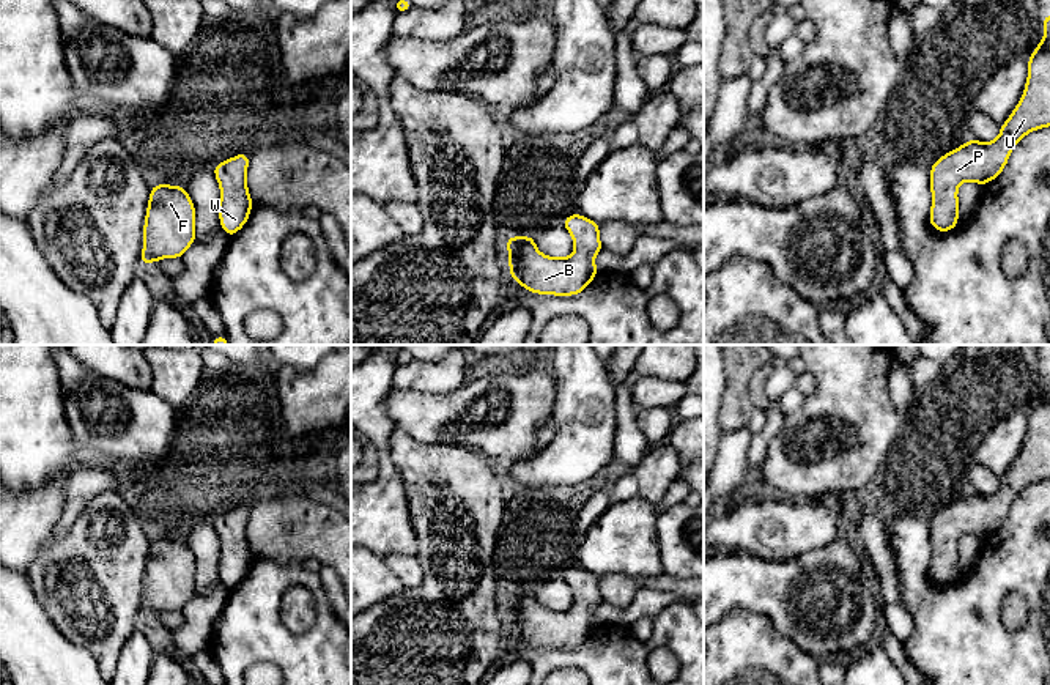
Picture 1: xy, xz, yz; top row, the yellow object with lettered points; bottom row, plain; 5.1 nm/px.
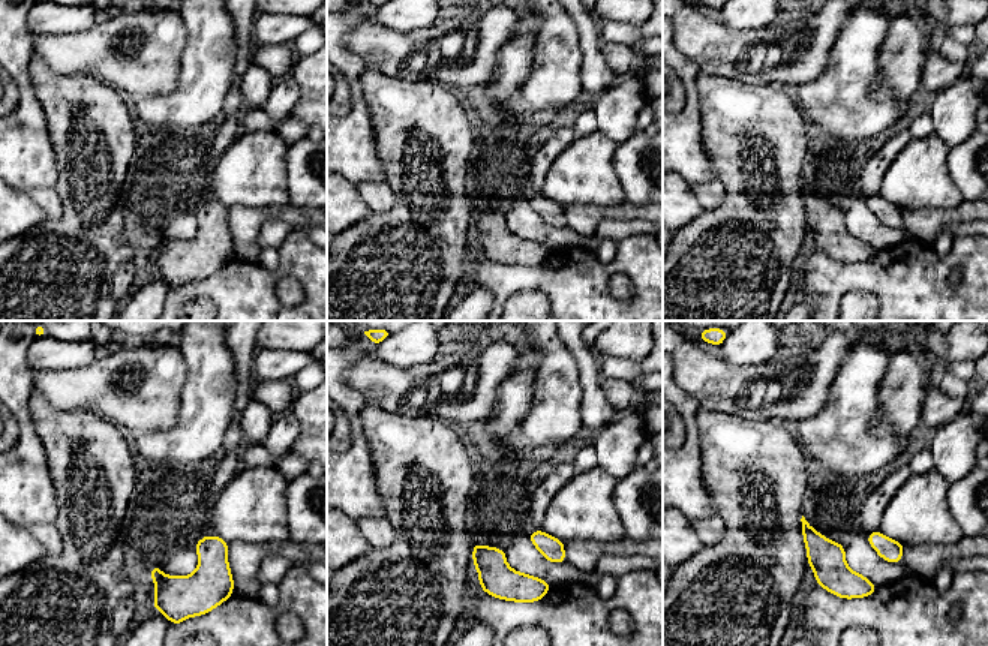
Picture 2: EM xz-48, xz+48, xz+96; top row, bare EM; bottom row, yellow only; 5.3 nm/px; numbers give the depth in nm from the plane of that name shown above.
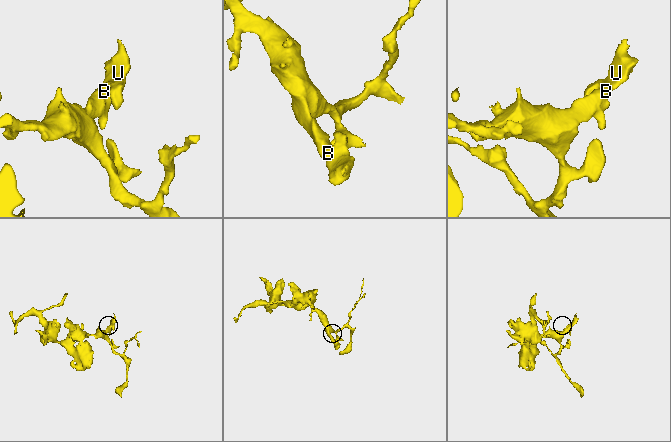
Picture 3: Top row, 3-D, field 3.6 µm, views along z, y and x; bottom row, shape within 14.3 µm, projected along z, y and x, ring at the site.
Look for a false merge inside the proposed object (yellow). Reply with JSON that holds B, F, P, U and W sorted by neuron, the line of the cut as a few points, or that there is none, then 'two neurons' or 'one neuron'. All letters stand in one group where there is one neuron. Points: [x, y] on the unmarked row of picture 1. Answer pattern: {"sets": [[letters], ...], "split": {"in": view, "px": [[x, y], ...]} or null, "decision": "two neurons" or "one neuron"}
{"sets": [["B", "F", "P", "U", "W"]], "split": null, "decision": "one neuron"}

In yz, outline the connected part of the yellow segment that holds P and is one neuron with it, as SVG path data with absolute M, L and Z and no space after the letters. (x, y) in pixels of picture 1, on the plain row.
M1050 367L1042 375L1044 391L1026 411L1028 430L1022 452L1000 479L1000 488L992 494L971 491L930 518L929 576L940 586L959 578L957 543L962 535L974 534L982 540L996 532L1025 488L1050 480Z

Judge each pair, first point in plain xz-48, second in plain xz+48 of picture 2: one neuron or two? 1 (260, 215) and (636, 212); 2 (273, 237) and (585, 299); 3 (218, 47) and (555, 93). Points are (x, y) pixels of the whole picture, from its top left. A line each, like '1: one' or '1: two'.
1: one
2: two
3: one

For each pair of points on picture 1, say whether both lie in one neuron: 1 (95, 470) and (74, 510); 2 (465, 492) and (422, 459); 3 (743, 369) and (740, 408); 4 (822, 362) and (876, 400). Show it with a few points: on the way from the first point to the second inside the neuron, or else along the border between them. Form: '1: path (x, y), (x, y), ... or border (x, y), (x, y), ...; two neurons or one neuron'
1: path (90, 479), (79, 490), (76, 501); one neuron
2: path (454, 484), (433, 470); one neuron
3: path (740, 378), (740, 399); one neuron
4: path (835, 362), (863, 391); one neuron

